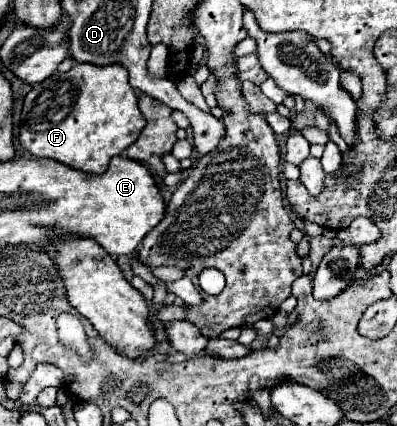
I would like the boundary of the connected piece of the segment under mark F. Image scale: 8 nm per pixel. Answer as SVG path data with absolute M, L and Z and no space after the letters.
M76 64L68 72L56 72L48 80L34 84L24 98L22 120L20 120L20 144L36 158L52 158L74 170L104 174L112 156L122 154L144 128L146 118L138 108L136 94L128 84L128 72L124 68L96 68L94 64Z

